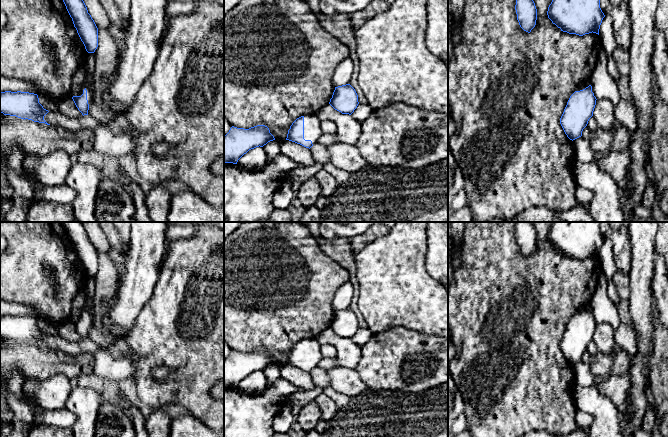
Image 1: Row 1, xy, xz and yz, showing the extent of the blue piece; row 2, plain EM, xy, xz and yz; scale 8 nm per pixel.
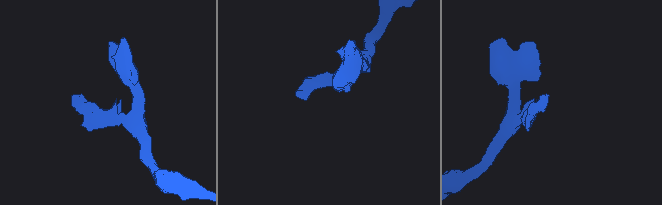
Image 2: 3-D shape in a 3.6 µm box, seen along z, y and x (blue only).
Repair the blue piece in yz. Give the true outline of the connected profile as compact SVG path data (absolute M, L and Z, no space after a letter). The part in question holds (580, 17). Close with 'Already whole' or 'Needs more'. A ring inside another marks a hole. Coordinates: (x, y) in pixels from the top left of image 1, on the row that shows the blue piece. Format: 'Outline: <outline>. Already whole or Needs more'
Outline: M552 0L547 15L561 31L579 36L592 32L599 35L605 17L600 0Z. Already whole

